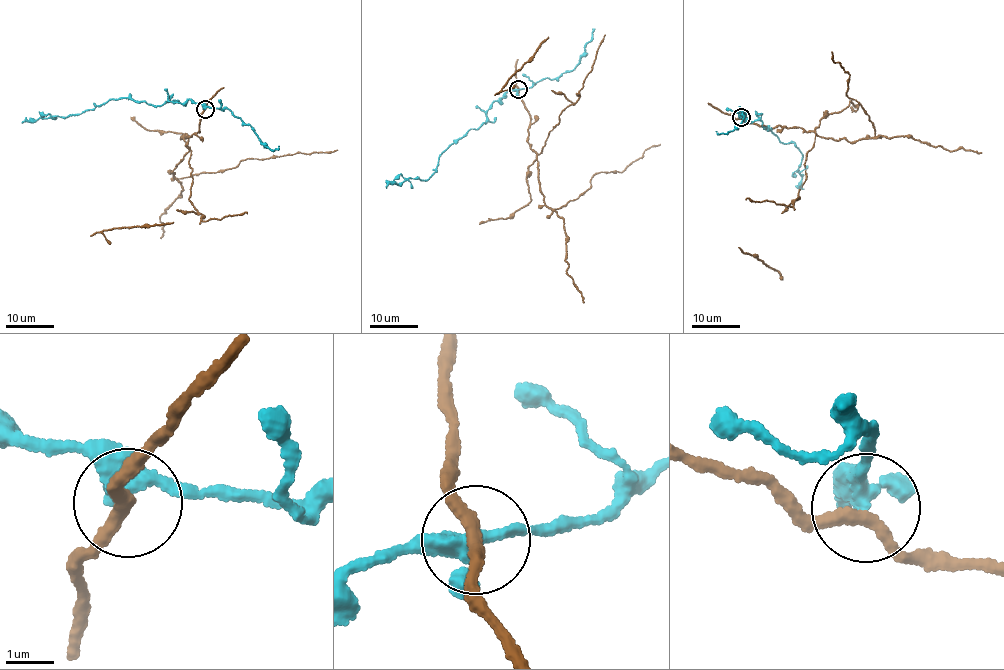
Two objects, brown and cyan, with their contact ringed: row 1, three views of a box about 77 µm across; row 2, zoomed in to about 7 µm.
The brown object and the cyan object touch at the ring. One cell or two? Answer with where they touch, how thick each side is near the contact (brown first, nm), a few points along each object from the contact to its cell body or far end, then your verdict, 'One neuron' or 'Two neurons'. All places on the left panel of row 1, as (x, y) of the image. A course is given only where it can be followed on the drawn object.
Place: (205, 109). Thickness 240 nm (brown) against 280 nm. Course of brown: (204, 109), (199, 131), (187, 138), (188, 150), (172, 171), (177, 178), (232, 169), (243, 160), (337, 150). Course of cyan: (204, 109), (189, 100), (156, 106), (124, 98), (75, 115), (22, 122). Two neurons

